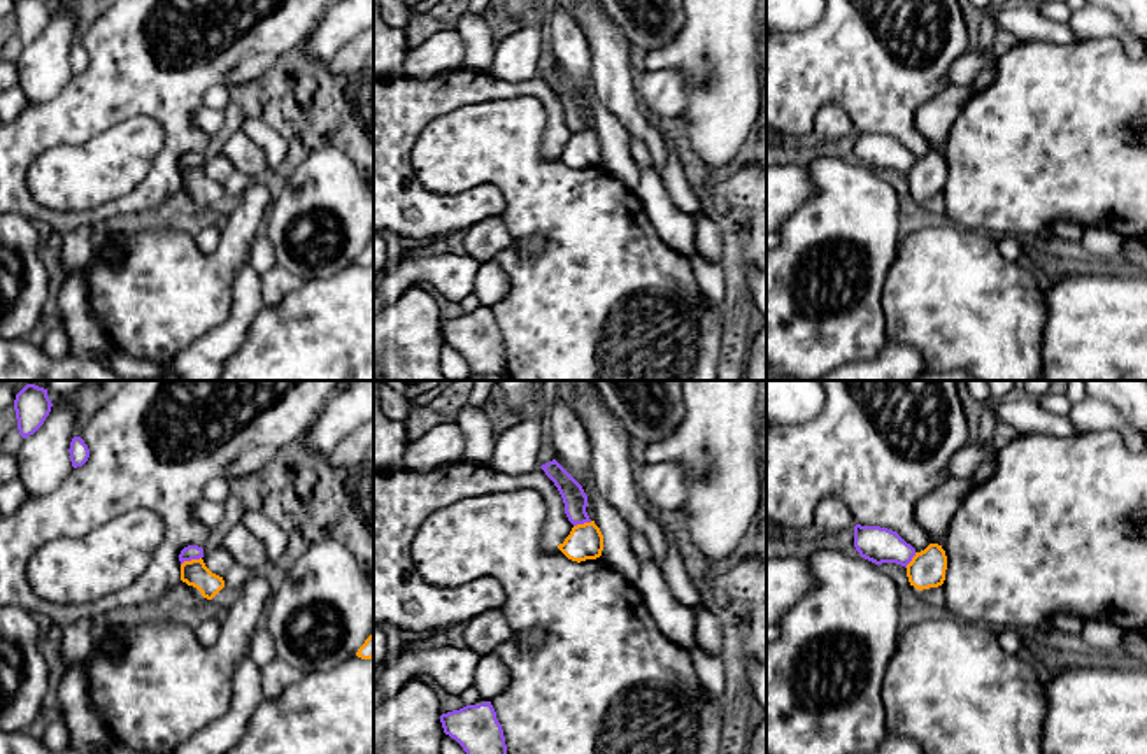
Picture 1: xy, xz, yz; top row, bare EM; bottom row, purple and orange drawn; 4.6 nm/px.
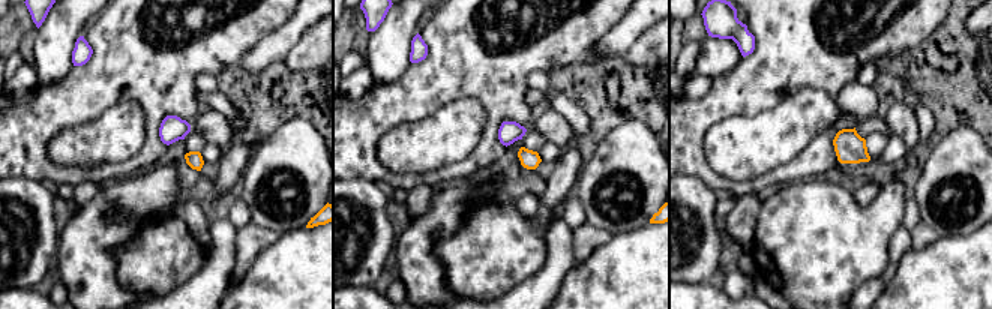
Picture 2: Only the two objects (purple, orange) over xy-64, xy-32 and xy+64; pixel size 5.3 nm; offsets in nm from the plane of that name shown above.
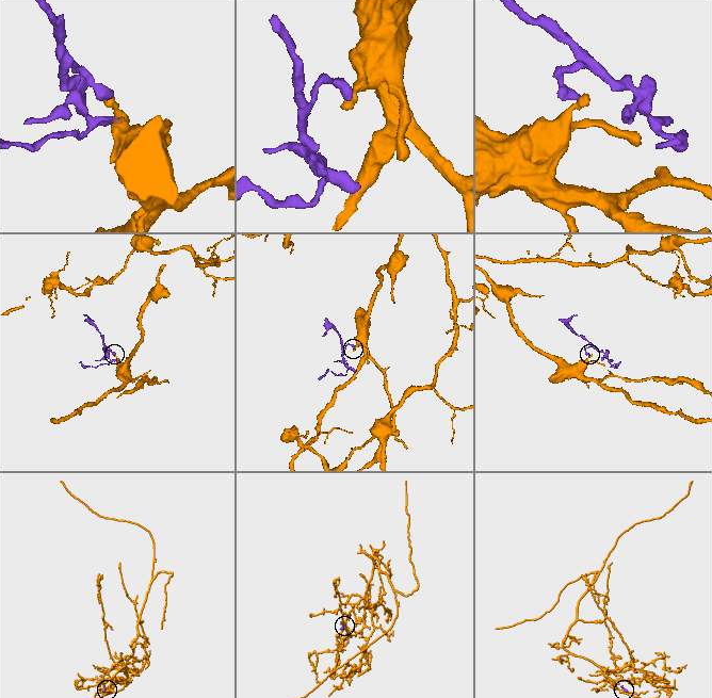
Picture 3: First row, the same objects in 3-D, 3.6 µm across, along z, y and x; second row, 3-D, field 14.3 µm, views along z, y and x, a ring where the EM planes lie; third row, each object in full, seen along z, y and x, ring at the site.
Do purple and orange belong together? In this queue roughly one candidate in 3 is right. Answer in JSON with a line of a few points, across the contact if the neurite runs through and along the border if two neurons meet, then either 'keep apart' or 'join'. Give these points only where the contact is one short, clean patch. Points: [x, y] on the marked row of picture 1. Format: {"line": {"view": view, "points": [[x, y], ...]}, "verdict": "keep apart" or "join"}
{"line": {"view": "xy", "points": [[200, 556], [181, 565]]}, "verdict": "keep apart"}

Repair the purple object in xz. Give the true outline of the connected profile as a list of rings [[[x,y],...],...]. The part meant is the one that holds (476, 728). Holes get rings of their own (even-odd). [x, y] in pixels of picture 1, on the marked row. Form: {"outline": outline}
{"outline": [[[491,701],[442,714],[440,722],[444,733],[467,754],[507,754],[503,729]]]}

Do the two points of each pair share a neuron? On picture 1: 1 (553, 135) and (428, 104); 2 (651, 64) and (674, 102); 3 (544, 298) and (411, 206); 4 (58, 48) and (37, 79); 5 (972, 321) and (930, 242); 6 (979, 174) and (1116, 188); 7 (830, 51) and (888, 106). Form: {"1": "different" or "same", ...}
{"1": "same", "2": "different", "3": "different", "4": "same", "5": "same", "6": "same", "7": "same"}

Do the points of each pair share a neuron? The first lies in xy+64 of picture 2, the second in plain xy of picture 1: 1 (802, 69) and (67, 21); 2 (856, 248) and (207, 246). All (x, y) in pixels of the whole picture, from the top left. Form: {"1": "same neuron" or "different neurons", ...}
{"1": "different neurons", "2": "different neurons"}

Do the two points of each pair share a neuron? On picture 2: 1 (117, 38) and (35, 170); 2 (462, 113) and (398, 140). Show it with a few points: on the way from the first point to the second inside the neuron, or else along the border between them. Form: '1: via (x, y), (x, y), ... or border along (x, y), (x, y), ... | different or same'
1: via (101, 71), (35, 137) | same
2: via (446, 129), (435, 140), (414, 140) | same

